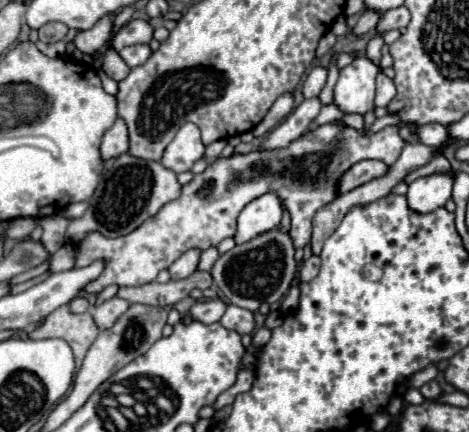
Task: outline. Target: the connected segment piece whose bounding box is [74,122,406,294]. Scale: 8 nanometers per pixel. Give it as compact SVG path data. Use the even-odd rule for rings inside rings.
M330 122L318 126L316 130L304 132L286 148L250 150L246 154L218 158L182 188L182 196L178 200L162 206L156 216L148 218L134 232L118 238L88 232L78 244L78 264L74 264L74 268L84 268L96 260L104 260L102 274L84 286L86 294L98 294L110 284L120 288L144 286L154 282L158 272L168 268L186 250L196 248L204 252L210 246L218 246L224 238L234 238L238 214L246 204L268 192L276 194L282 210L290 212L290 238L296 248L304 248L312 236L312 218L316 210L338 198L340 178L362 160L382 160L384 164L394 164L404 146L406 142L400 138L400 126L396 124L386 126L372 136L362 136L350 126Z

